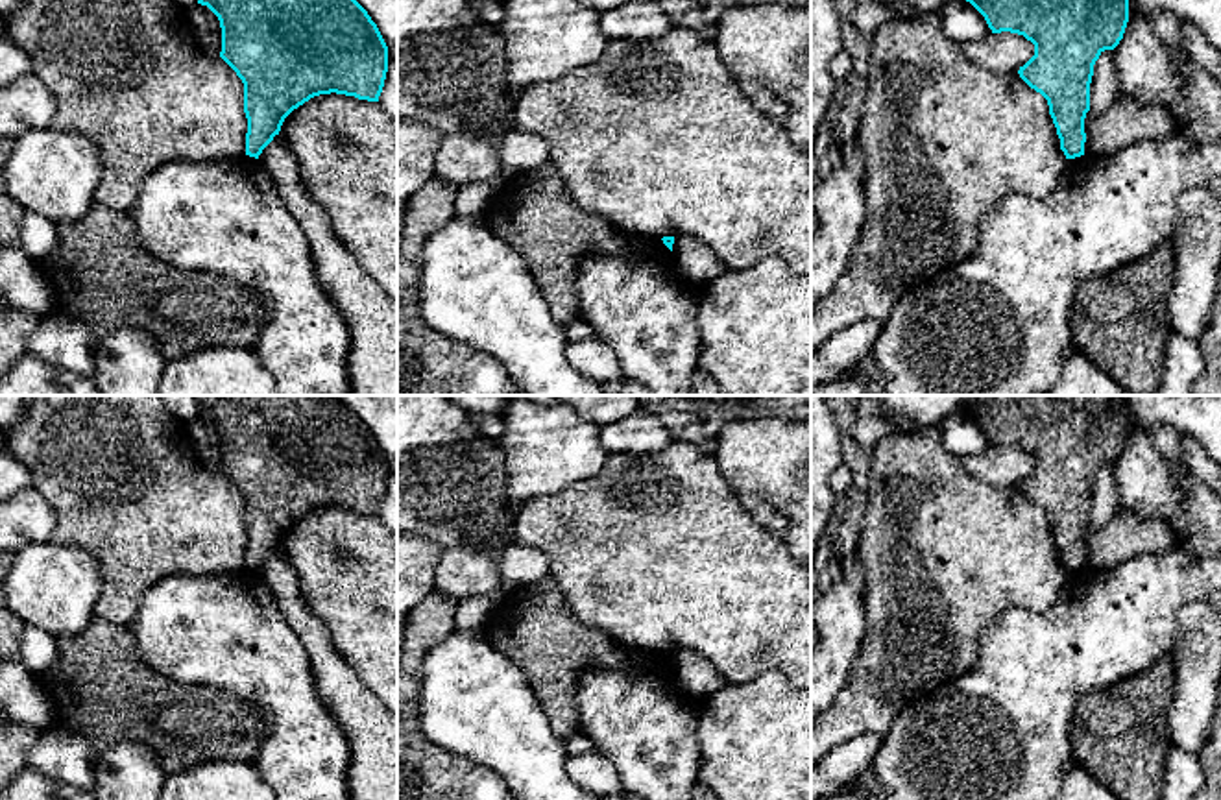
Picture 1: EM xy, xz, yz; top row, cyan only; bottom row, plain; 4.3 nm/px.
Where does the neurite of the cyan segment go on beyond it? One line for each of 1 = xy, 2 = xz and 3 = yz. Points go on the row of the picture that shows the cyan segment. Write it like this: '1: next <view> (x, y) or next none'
1: next none
2: next none
3: next none

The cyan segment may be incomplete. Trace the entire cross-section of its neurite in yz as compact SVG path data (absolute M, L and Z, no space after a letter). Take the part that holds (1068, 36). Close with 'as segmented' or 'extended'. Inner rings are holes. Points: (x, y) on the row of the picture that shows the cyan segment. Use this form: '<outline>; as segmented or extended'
M966 0L986 20L992 33L1010 31L1023 35L1034 44L1034 55L1020 67L1020 78L1036 92L1040 92L1049 105L1049 115L1060 139L1060 150L1066 159L1084 155L1084 118L1090 111L1090 83L1094 65L1105 50L1114 50L1123 39L1129 22L1129 0Z; as segmented

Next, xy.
M198 0L220 20L220 57L244 83L246 155L259 159L284 118L320 94L379 102L388 46L357 0Z; as segmented

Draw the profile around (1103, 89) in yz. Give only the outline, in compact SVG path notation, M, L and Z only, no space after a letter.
M1105 50L1094 65L1090 83L1090 113L1105 113L1118 102L1119 96L1121 92L1118 87L1114 50Z

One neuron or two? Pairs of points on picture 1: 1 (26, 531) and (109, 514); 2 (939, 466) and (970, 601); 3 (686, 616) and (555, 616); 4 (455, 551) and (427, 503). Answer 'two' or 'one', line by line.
1: two
2: one
3: two
4: one

